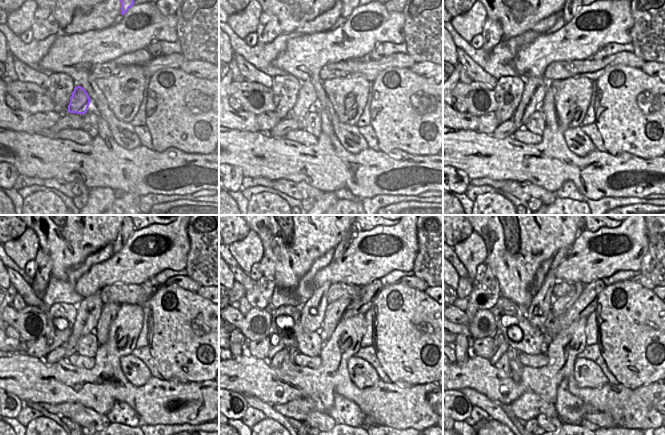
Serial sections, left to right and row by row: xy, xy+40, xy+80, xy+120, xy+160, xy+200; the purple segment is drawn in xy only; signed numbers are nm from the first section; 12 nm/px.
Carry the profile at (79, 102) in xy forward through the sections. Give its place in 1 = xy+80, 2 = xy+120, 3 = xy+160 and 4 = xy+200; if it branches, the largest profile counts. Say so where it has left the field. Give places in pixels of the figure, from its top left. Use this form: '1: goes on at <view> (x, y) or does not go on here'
1: goes on at xy+80 (535, 88)
2: goes on at xy+120 (89, 309)
3: goes on at xy+160 (312, 315)
4: goes on at xy+200 (538, 312)

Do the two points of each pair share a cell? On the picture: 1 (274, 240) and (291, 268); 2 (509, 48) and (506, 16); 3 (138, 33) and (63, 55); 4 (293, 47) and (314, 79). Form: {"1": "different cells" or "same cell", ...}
{"1": "same cell", "2": "different cells", "3": "same cell", "4": "same cell"}

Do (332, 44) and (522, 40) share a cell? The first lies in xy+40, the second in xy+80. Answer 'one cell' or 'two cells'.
two cells

